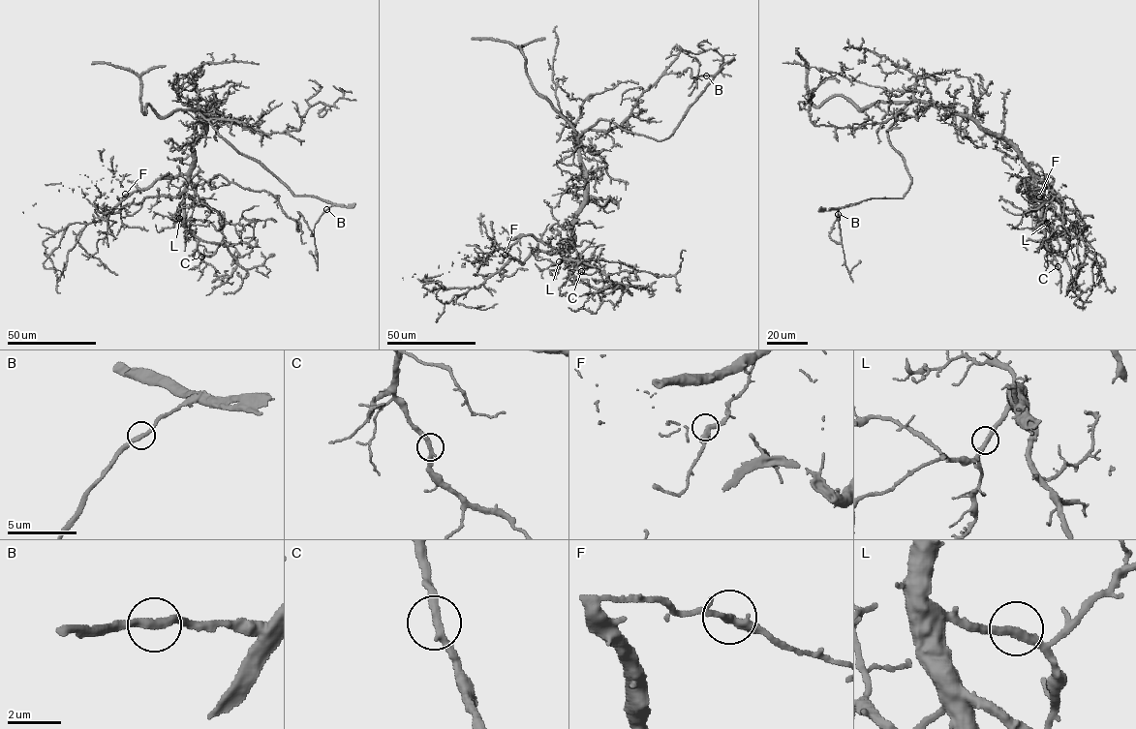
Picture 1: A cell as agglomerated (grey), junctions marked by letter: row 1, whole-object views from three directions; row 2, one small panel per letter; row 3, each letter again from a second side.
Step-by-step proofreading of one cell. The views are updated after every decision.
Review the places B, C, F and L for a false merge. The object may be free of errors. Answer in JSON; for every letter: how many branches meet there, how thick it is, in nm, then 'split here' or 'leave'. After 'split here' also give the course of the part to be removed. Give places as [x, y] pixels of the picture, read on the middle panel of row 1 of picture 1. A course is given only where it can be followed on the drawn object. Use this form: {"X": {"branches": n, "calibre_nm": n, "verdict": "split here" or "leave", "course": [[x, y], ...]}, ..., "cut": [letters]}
{"B": {"branches": 2, "calibre_nm": 300, "verdict": "split here", "course": [[706, 75], [693, 77], [697, 83], [689, 95]]}, "C": {"branches": 2, "calibre_nm": 300, "verdict": "leave"}, "F": {"branches": 2, "calibre_nm": 320, "verdict": "leave"}, "L": {"branches": 2, "calibre_nm": 320, "verdict": "leave"}, "cut": ["B"]}

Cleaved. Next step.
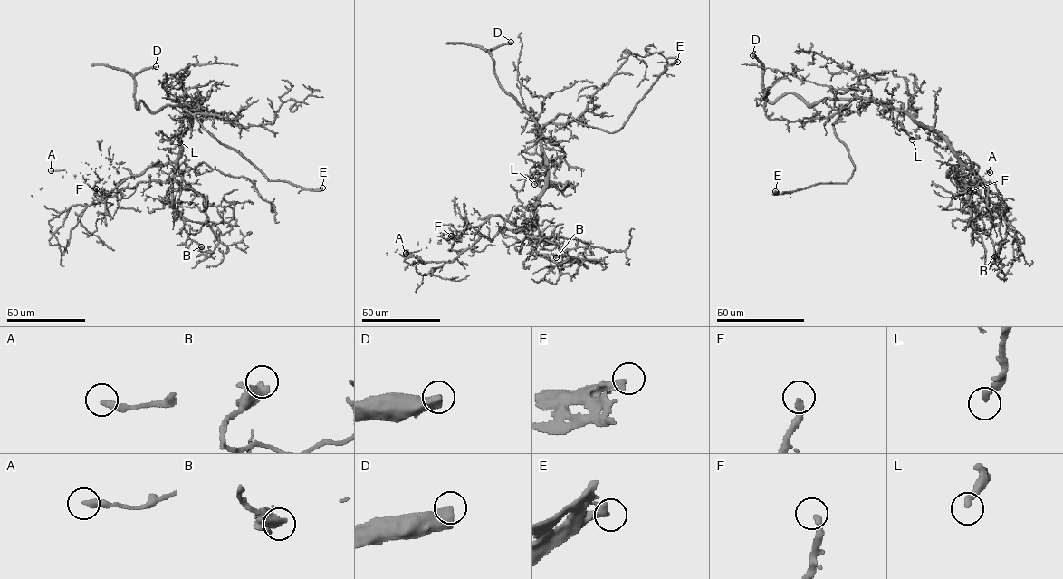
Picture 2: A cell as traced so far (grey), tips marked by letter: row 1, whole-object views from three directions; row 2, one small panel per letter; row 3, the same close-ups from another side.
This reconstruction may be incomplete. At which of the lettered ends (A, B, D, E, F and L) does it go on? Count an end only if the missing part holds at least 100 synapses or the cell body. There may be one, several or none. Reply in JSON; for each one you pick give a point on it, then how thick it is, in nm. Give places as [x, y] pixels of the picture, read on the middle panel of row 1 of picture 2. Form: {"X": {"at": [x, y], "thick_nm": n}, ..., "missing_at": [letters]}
{"D": {"at": [511, 42], "thick_nm": 550}, "E": {"at": [677, 62], "thick_nm": 280}, "missing_at": ["D", "E"]}

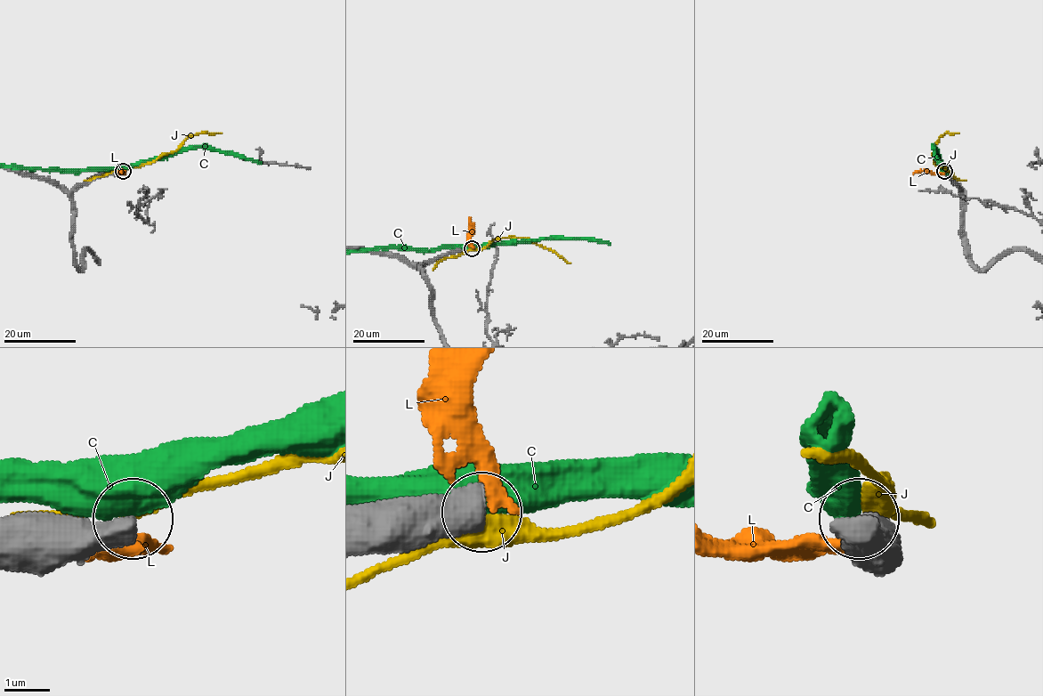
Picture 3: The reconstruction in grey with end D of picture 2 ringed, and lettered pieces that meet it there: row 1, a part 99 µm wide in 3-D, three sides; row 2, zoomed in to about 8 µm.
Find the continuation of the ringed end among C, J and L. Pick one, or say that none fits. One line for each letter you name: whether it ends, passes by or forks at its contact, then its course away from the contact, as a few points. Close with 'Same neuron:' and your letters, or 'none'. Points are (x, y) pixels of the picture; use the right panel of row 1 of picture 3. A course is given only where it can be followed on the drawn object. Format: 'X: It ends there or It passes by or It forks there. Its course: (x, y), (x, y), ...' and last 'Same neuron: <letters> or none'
Same neuron: none

